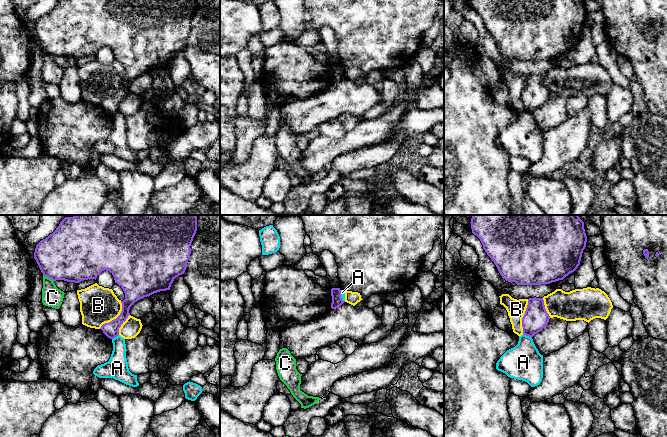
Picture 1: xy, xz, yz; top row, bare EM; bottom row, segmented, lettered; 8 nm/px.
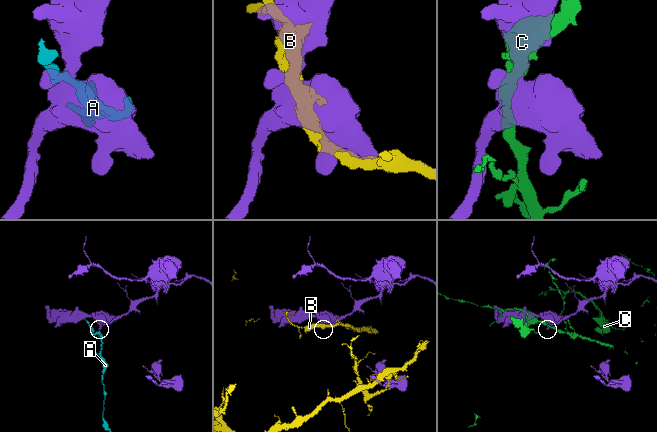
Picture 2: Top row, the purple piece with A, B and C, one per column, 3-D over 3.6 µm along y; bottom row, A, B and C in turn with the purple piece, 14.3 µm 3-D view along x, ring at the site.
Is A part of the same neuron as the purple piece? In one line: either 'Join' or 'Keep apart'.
Keep apart

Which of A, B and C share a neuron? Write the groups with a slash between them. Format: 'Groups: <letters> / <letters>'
Groups: A / B / C

